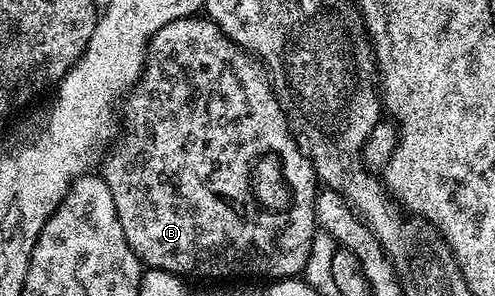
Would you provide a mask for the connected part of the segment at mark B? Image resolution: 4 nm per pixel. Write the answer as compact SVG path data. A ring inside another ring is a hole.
M200 16L180 17L167 23L149 41L145 51L145 72L129 90L123 101L123 129L125 134L116 142L117 153L113 153L105 161L103 176L111 191L111 199L115 199L115 211L119 215L119 223L123 227L123 235L141 260L142 266L177 276L193 279L197 270L207 277L265 277L261 279L293 279L304 274L307 255L311 255L313 237L319 231L317 213L313 204L317 201L319 178L313 168L313 162L303 150L297 146L293 133L289 130L289 121L281 110L279 102L273 98L275 92L271 84L270 74L264 65L253 56L240 49L218 25ZM249 155L267 155L263 161L246 163ZM246 169L253 169L255 175L245 175Z

